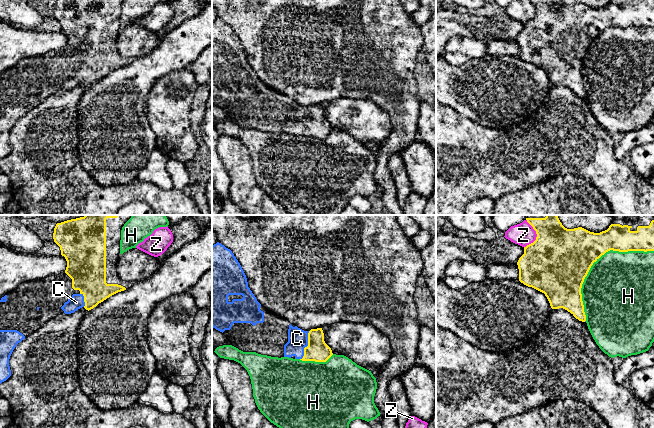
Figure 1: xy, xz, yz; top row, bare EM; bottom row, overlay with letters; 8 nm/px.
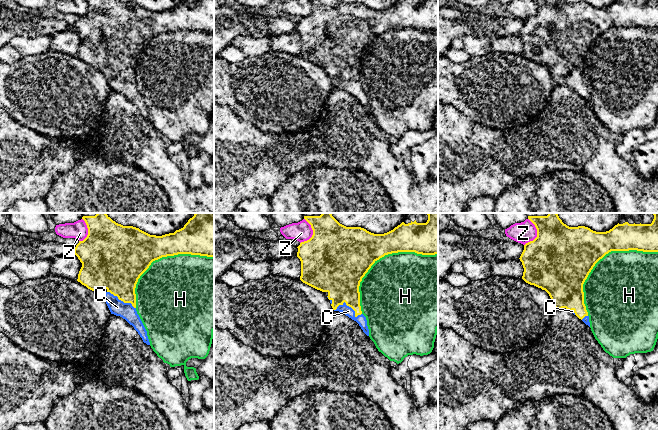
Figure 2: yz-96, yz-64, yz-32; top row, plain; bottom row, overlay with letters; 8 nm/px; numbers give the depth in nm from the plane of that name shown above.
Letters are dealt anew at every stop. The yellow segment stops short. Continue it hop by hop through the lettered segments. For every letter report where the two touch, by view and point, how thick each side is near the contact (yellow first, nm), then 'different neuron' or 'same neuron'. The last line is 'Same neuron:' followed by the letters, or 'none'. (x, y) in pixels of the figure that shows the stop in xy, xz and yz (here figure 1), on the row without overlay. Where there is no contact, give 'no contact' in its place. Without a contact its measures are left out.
C: contact xz (308, 121); calibres 180 and 160 nm; same neuron
H: contact yz (594, 37); calibres 460 and 480 nm; different neuron
Z: contact yz (536, 13); calibres 480 and 180 nm; different neuron
Same neuron: C

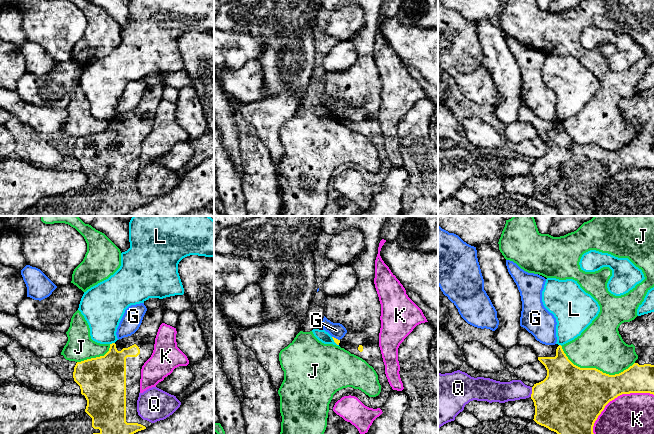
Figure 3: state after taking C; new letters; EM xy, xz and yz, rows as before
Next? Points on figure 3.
G: contact xz (335, 114); calibres 40 and 120 nm; different neuron
J: contact yz (595, 144); calibres 440 and 360 nm; different neuron
K: contact yz (612, 175); calibres 420 and 460 nm; different neuron
L: contact xy (112, 119); calibres 300 and 300 nm; different neuron
Q: contact yz (532, 168); calibres 460 and 170 nm; different neuron
Same neuron: none

